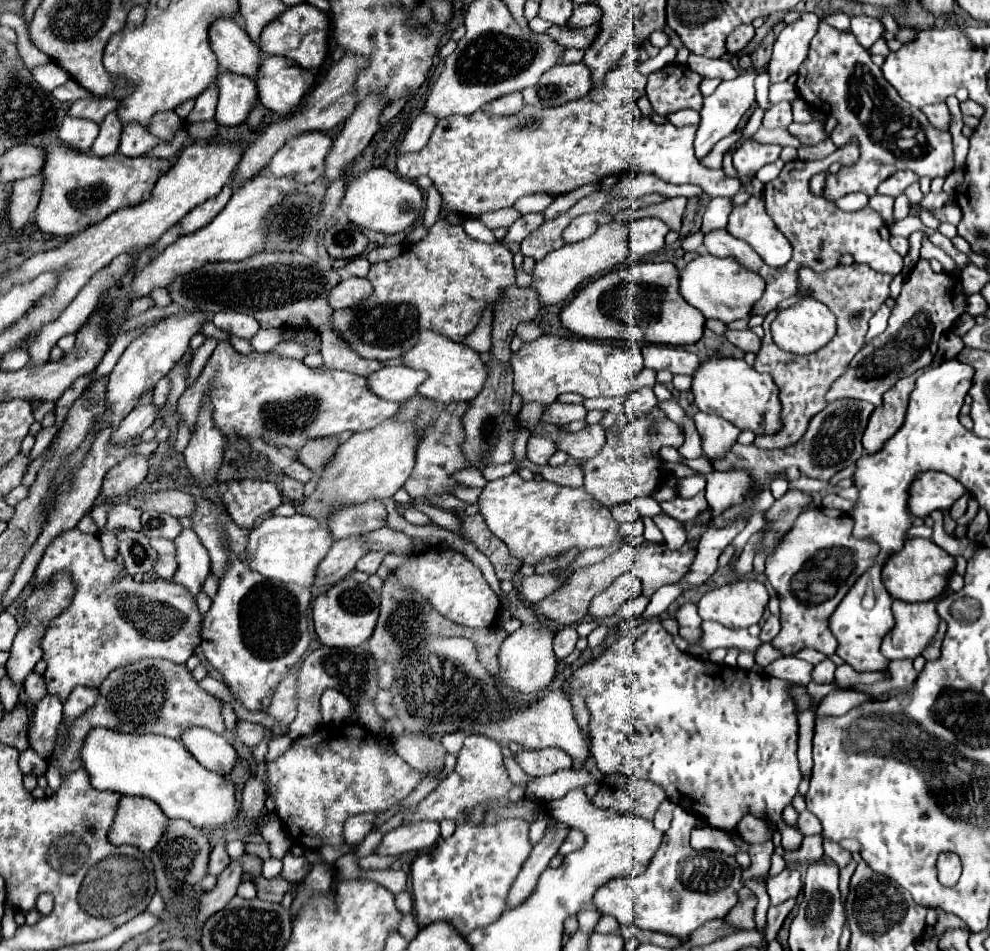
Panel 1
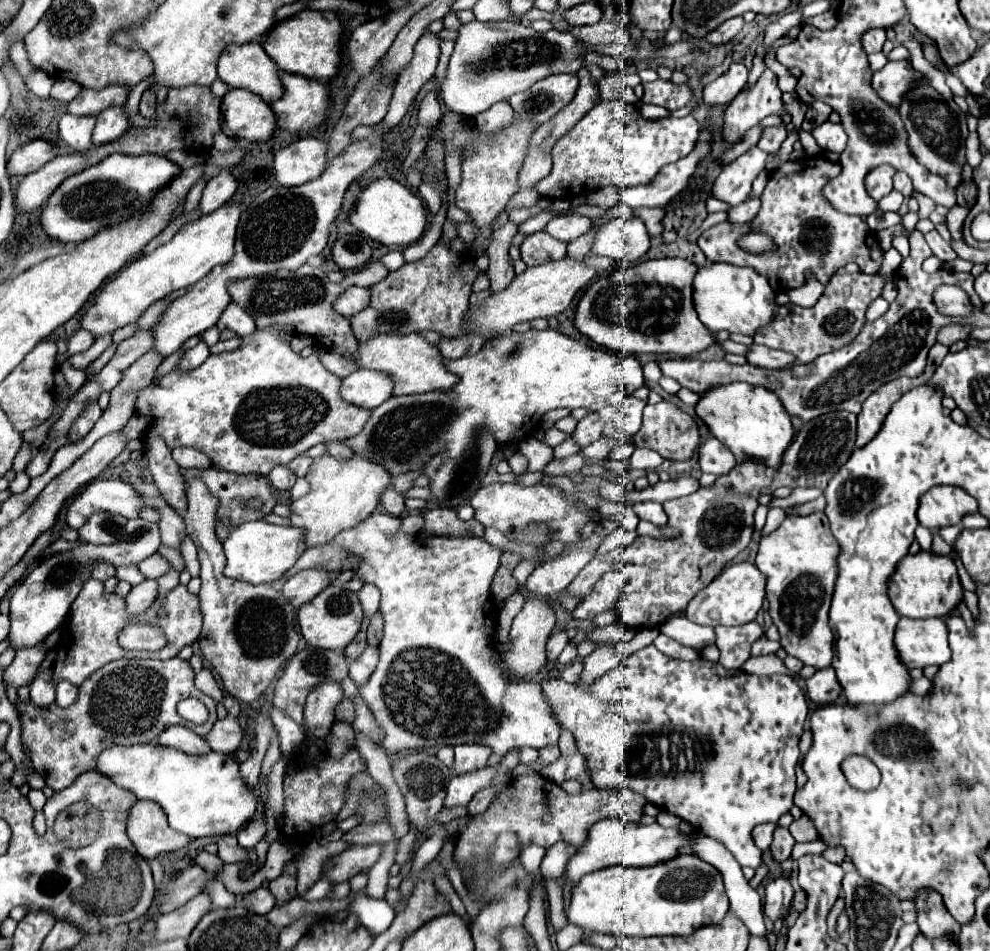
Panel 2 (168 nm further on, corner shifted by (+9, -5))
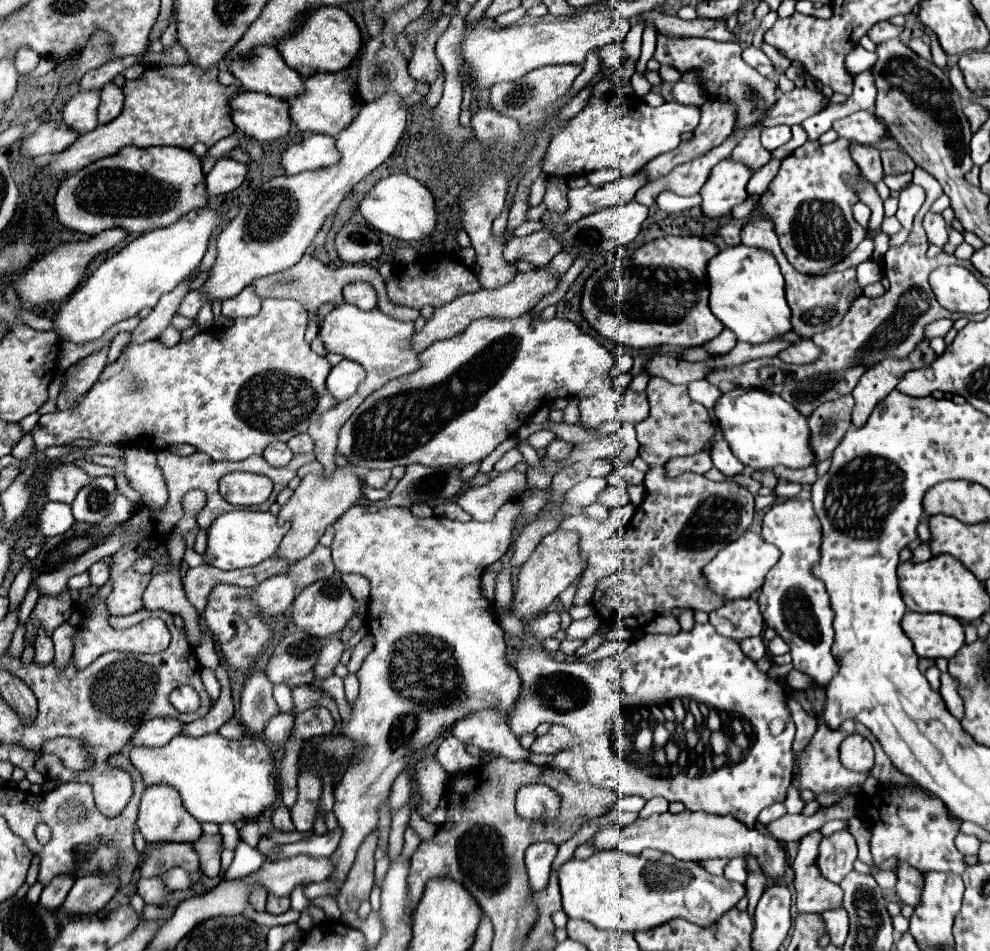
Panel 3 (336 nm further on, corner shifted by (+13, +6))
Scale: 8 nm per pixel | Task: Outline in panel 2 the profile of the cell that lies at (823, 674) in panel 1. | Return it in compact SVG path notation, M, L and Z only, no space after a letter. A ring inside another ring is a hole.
M767 655L767 657L751 657L743 669L747 673L753 673L753 675L773 675L773 673L789 673L785 671L785 665L783 661L777 657L777 655Z

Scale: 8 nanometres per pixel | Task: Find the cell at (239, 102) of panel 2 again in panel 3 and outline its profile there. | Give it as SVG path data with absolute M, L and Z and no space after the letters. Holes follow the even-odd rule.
M237 92L229 100L229 114L239 132L273 142L289 132L289 106L281 98L263 92Z

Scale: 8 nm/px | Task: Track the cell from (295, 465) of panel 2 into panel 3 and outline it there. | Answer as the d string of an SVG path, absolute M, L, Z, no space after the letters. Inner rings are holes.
M299 434L295 436L293 440L287 442L287 446L295 452L295 454L307 454L307 452L313 452L313 440L309 434Z

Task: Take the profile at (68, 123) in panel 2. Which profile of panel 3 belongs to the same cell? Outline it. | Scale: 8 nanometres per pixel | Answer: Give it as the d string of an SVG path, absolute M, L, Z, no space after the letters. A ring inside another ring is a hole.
M77 92L63 108L63 122L77 134L91 132L97 128L97 106L99 92Z

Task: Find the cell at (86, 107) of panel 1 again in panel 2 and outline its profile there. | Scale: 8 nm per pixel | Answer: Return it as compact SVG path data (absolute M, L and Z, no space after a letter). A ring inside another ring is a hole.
M109 85L103 89L83 89L69 105L69 113L73 115L99 115L103 109L111 105L125 105L129 95L127 85Z

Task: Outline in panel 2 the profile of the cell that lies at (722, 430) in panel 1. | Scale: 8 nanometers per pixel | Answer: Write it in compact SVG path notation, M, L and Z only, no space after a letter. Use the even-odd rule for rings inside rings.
M707 437L699 447L699 465L703 473L715 473L715 475L727 475L735 465L733 453L723 447L721 441Z

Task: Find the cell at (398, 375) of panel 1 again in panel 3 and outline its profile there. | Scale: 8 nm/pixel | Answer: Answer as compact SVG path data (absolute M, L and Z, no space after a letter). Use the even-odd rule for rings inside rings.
M341 360L331 368L327 376L327 388L341 402L357 392L361 380L365 380L365 368L353 360Z

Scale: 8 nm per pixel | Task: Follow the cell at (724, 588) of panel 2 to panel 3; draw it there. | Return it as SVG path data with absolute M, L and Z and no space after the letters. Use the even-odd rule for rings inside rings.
M745 532L739 540L733 544L727 544L705 568L703 568L703 580L705 586L711 592L717 592L725 602L733 602L739 598L751 598L757 590L761 590L763 580L771 566L779 560L779 550L771 544L765 544L763 538L755 532Z

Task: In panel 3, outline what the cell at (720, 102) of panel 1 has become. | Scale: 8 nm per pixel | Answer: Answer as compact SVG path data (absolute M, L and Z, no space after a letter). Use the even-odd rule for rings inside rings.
M641 170L633 176L620 177L615 182L609 182L603 186L587 184L583 188L569 190L567 192L569 210L565 214L553 214L547 210L541 220L543 220L543 224L573 224L579 218L593 214L601 208L625 204L625 202L633 200L635 192L639 188L643 188L647 182L649 182L649 178Z

